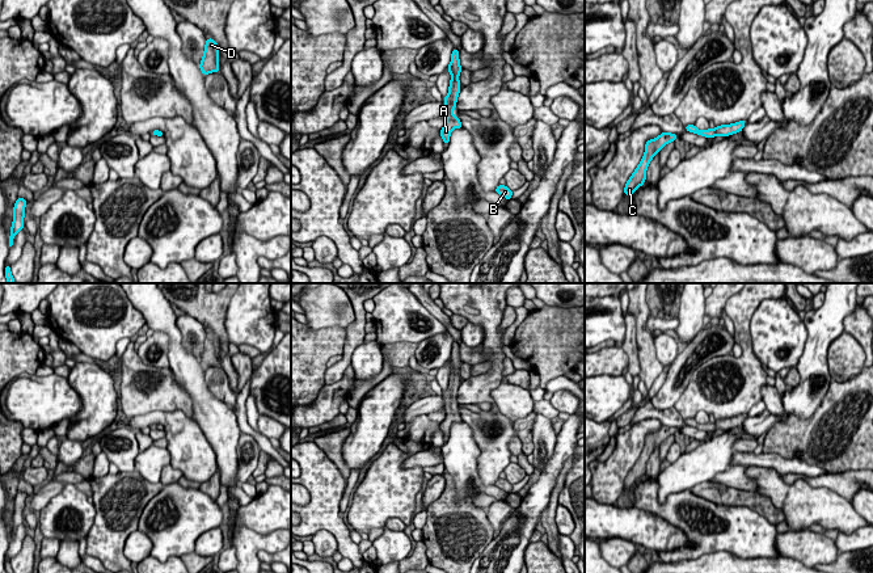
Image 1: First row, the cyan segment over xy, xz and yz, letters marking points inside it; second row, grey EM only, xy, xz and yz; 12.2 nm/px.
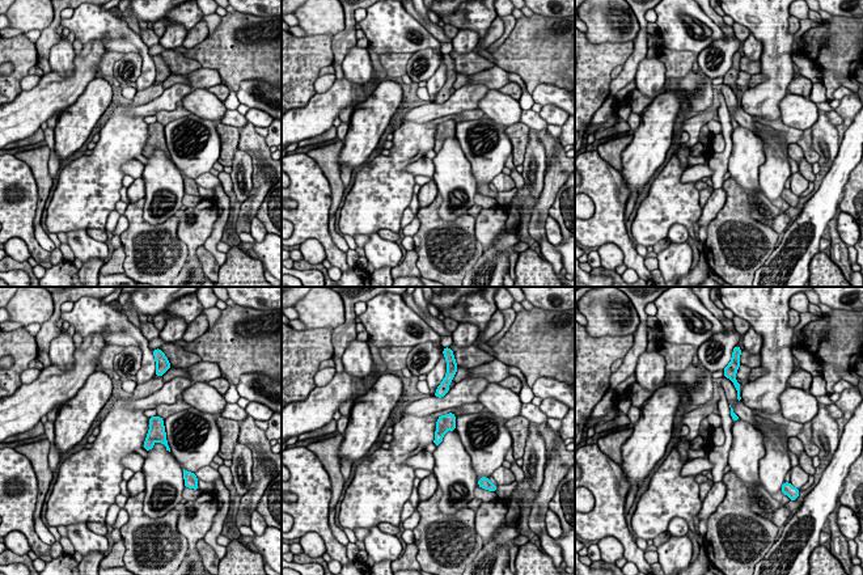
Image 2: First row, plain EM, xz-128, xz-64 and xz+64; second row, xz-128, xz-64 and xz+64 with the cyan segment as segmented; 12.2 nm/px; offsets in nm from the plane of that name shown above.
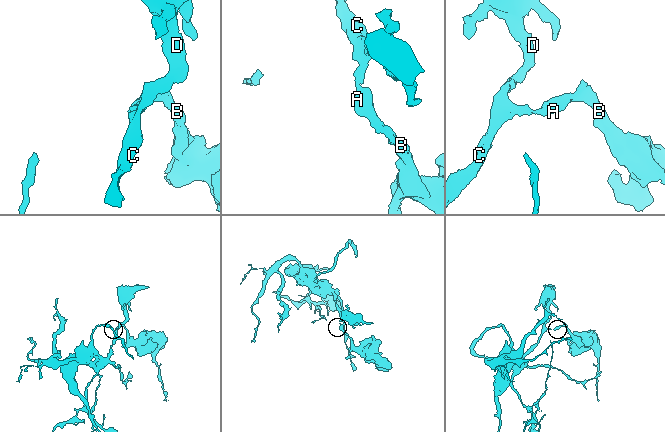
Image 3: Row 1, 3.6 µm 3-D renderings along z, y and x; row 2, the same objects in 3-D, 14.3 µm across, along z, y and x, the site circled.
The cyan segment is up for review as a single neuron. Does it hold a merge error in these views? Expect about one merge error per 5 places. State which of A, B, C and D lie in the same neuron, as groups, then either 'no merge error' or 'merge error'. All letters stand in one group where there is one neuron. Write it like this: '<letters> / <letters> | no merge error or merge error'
A B C D | no merge error

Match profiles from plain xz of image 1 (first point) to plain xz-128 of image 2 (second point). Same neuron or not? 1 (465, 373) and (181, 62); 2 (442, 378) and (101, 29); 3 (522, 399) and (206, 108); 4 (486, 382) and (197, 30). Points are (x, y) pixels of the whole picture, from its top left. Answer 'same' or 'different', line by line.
1: same
2: same
3: same
4: different

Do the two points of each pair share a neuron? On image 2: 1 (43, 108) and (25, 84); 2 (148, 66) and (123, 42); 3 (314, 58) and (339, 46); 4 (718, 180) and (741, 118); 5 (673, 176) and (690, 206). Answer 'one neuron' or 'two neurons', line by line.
1: two neurons
2: one neuron
3: two neurons
4: two neurons
5: one neuron

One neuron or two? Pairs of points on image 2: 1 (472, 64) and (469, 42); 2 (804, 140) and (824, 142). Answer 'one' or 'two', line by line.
1: two
2: two

